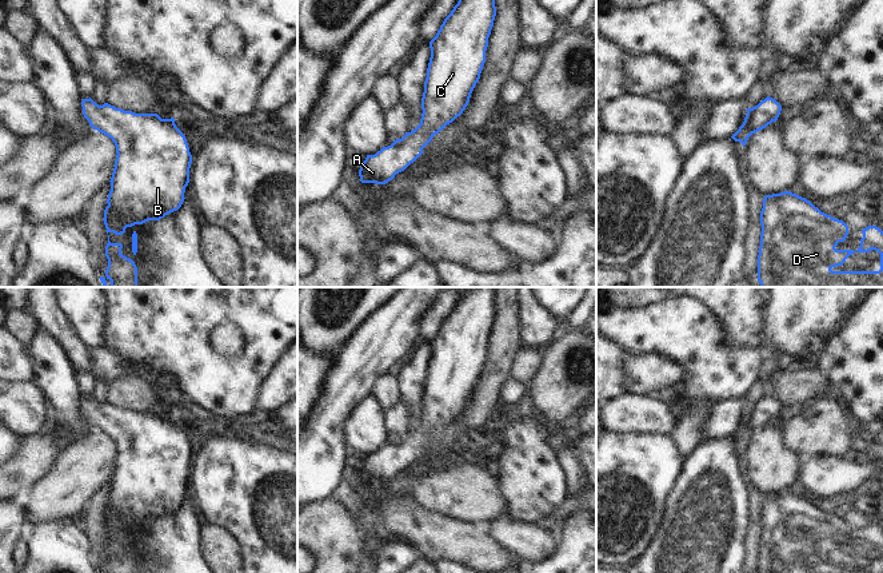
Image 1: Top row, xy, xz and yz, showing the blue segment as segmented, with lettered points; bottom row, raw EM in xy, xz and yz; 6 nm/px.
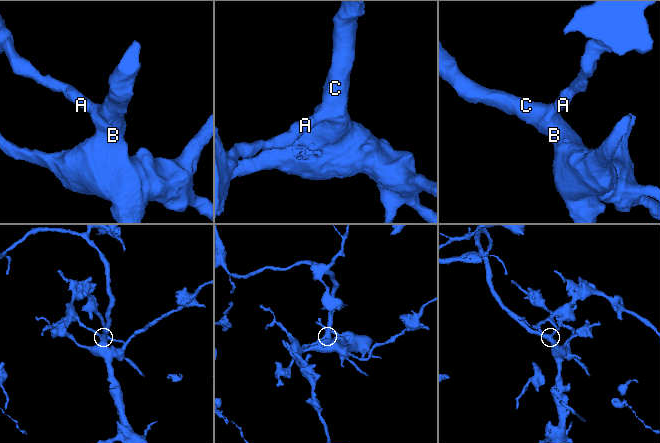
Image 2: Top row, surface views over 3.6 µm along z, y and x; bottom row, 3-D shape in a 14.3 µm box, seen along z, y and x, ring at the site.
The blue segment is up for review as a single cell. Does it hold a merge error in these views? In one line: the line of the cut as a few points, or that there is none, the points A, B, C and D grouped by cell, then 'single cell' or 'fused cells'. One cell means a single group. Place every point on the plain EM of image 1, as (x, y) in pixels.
no cut; A B C D; single cell

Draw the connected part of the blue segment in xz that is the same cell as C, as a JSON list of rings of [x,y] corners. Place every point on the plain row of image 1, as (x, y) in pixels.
[[[467,287],[429,341],[431,357],[421,397],[420,423],[375,454],[367,454],[359,469],[361,482],[385,484],[392,480],[423,453],[423,447],[436,433],[463,413],[486,362],[495,315],[495,287]]]

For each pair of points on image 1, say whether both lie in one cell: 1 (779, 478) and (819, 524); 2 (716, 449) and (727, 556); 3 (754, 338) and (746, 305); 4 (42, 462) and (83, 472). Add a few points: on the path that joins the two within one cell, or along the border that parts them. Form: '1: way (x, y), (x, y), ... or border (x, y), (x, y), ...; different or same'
1: border (787, 489), (764, 496); different
2: way (716, 476), (716, 529); same
3: way (746, 330), (746, 313); same
4: border (59, 452), (54, 466), (31, 488); different

